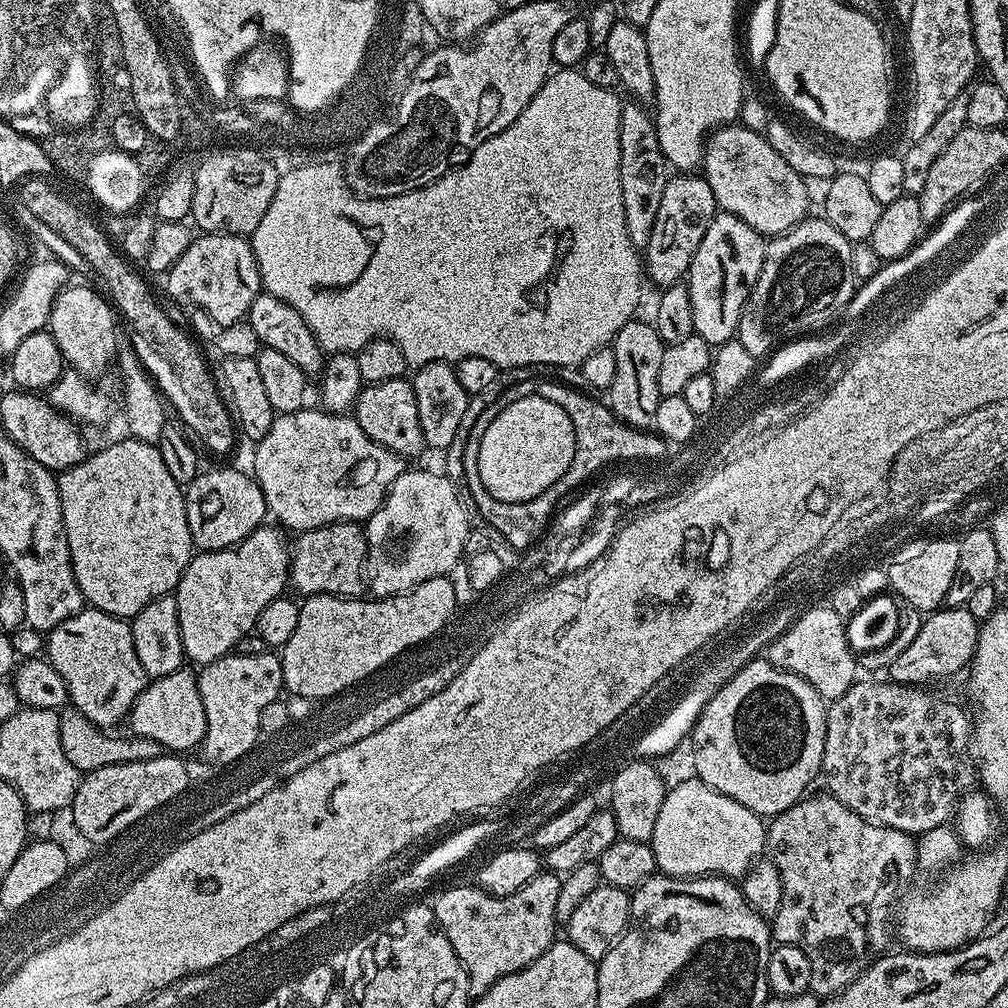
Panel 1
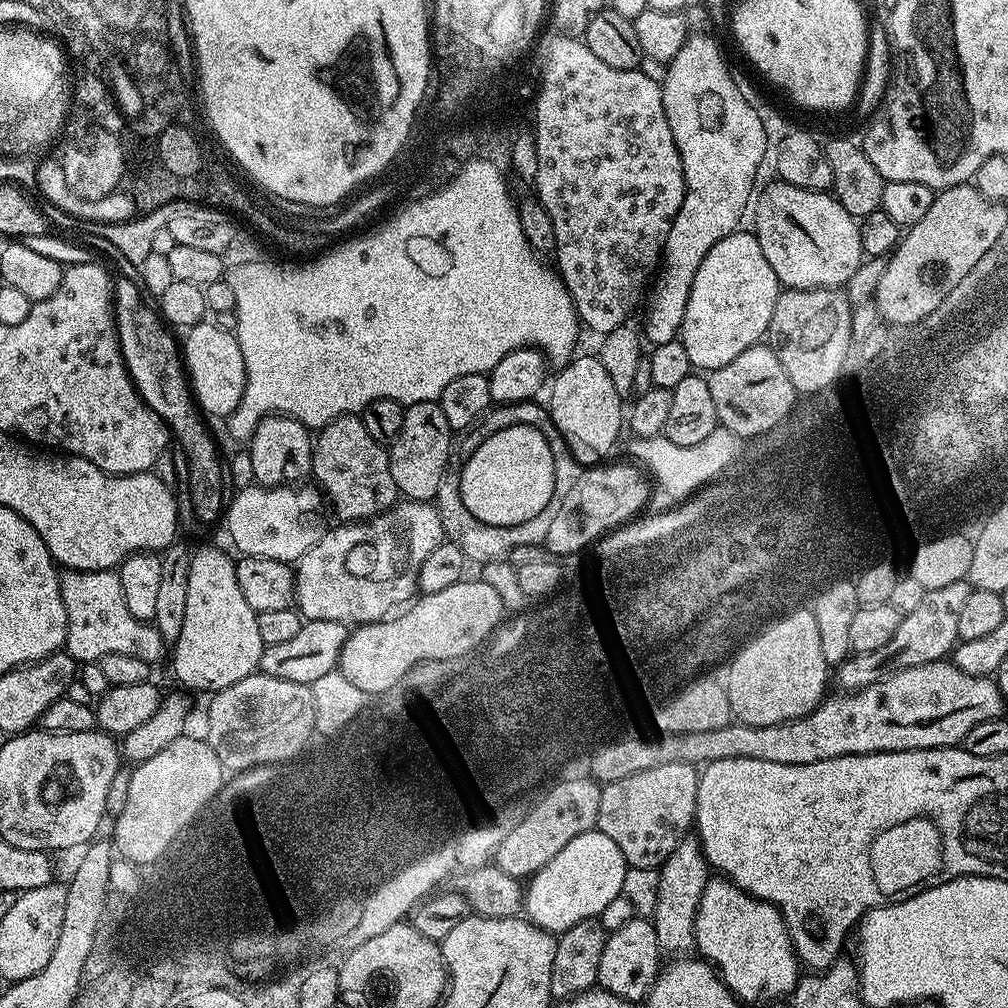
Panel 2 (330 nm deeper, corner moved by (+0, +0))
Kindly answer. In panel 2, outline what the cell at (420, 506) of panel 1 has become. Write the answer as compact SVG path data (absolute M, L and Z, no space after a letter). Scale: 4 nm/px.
M404 498L393 508L379 512L368 520L336 526L340 528L329 527L317 544L310 550L306 550L306 554L302 554L302 558L294 564L295 603L298 605L301 617L304 620L329 620L339 624L359 626L374 624L395 613L401 606L407 605L417 595L416 583L422 562L426 562L426 557L446 536L441 513L432 507L433 505L428 502Z

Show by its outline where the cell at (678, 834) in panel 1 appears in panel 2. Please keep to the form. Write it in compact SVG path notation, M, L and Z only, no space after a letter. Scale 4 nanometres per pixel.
M727 878L709 879L706 890L702 890L702 902L698 902L696 915L696 948L703 959L714 965L720 979L736 995L736 999L745 1005L768 1004L783 996L791 997L796 990L796 981L802 975L782 914L770 902L756 899Z

